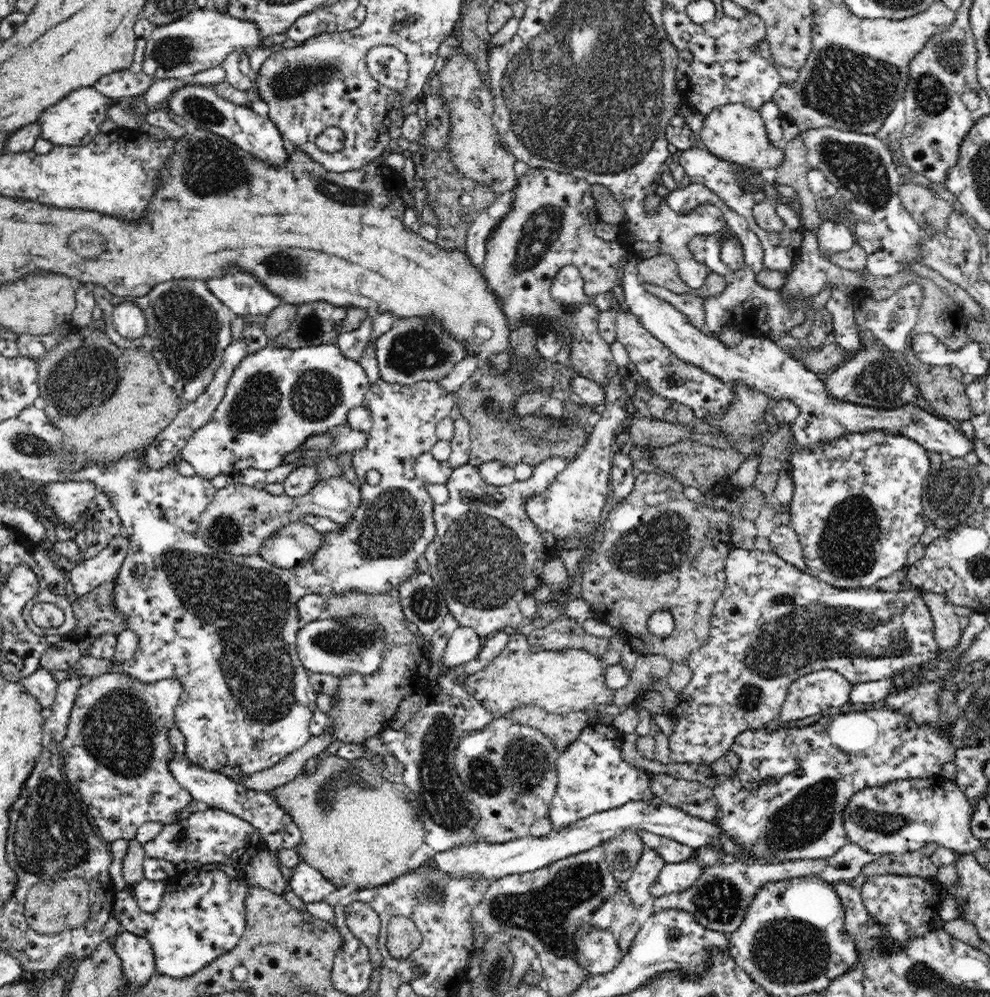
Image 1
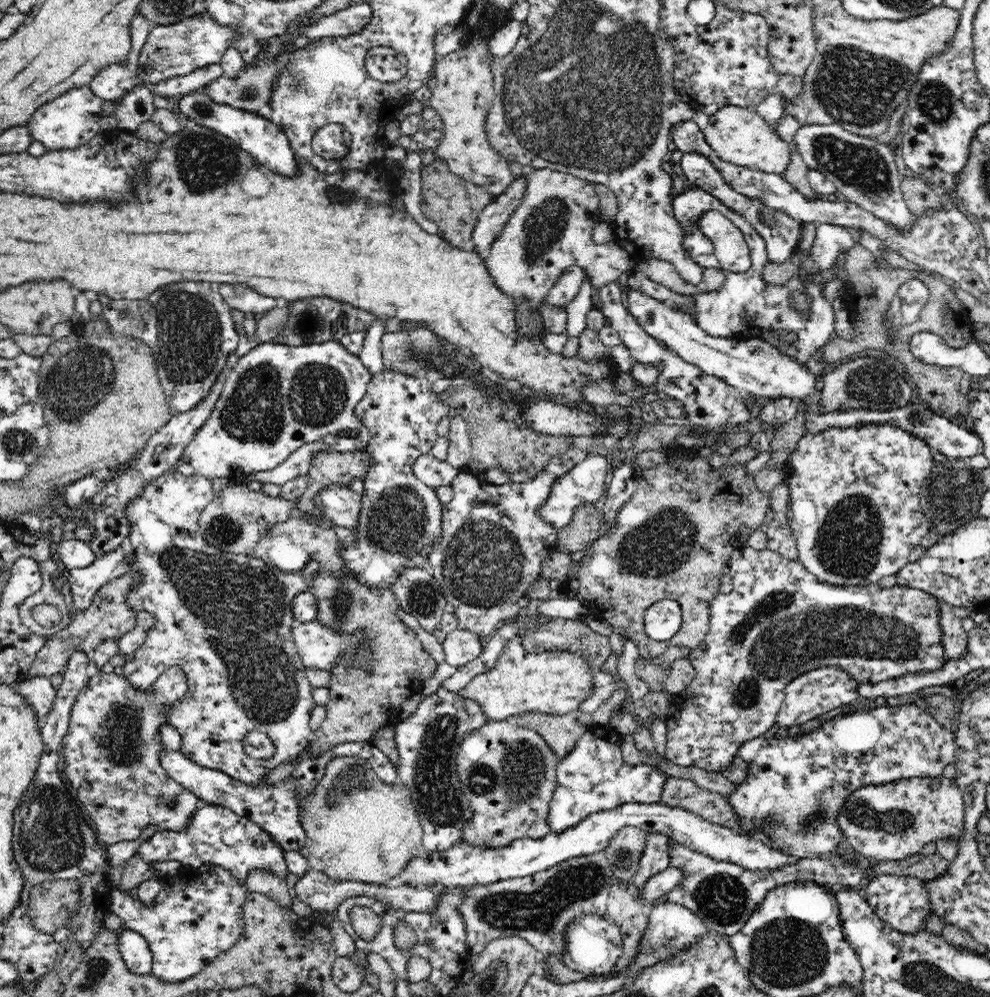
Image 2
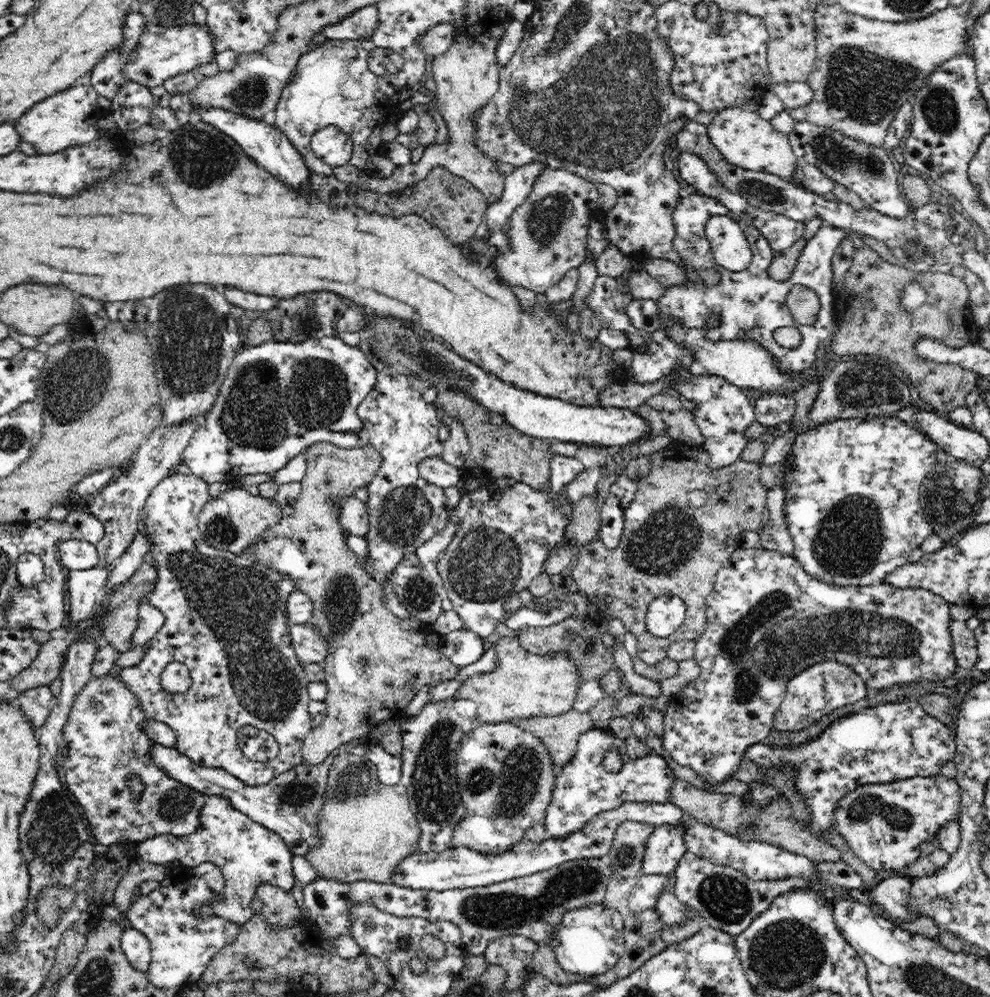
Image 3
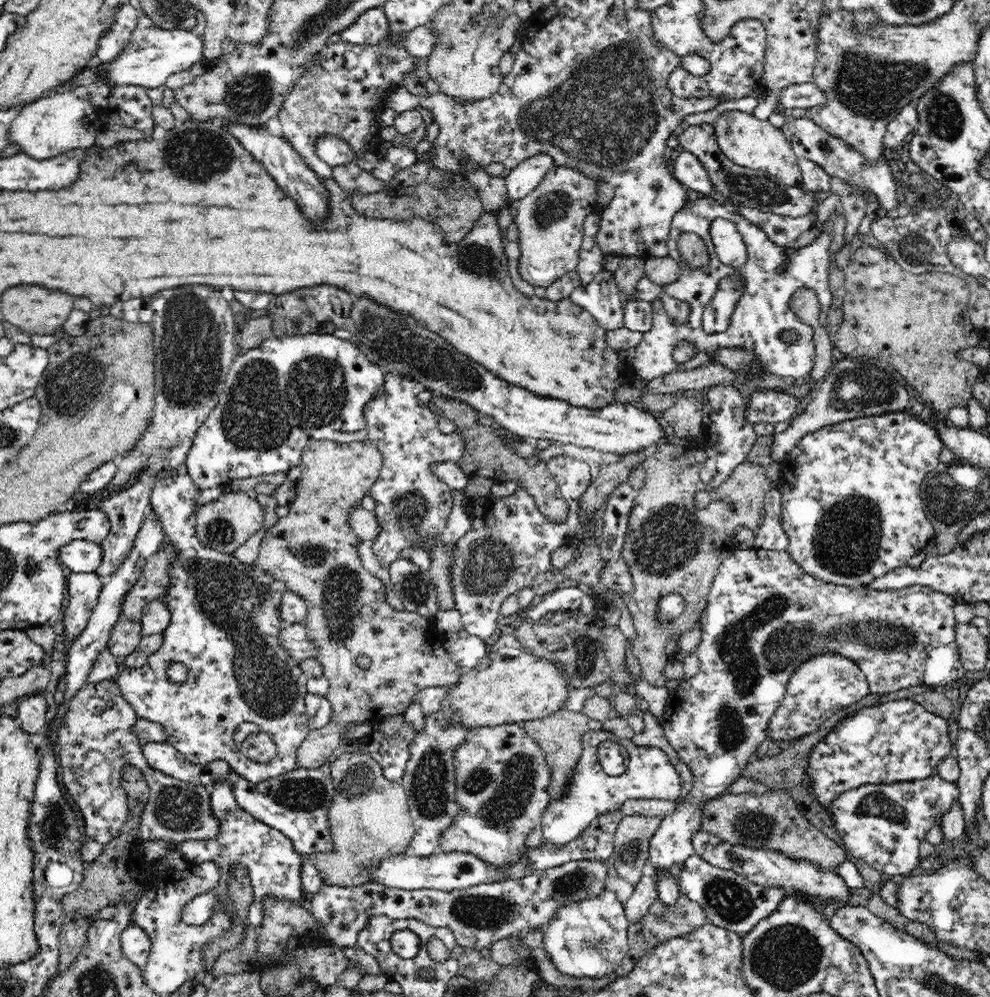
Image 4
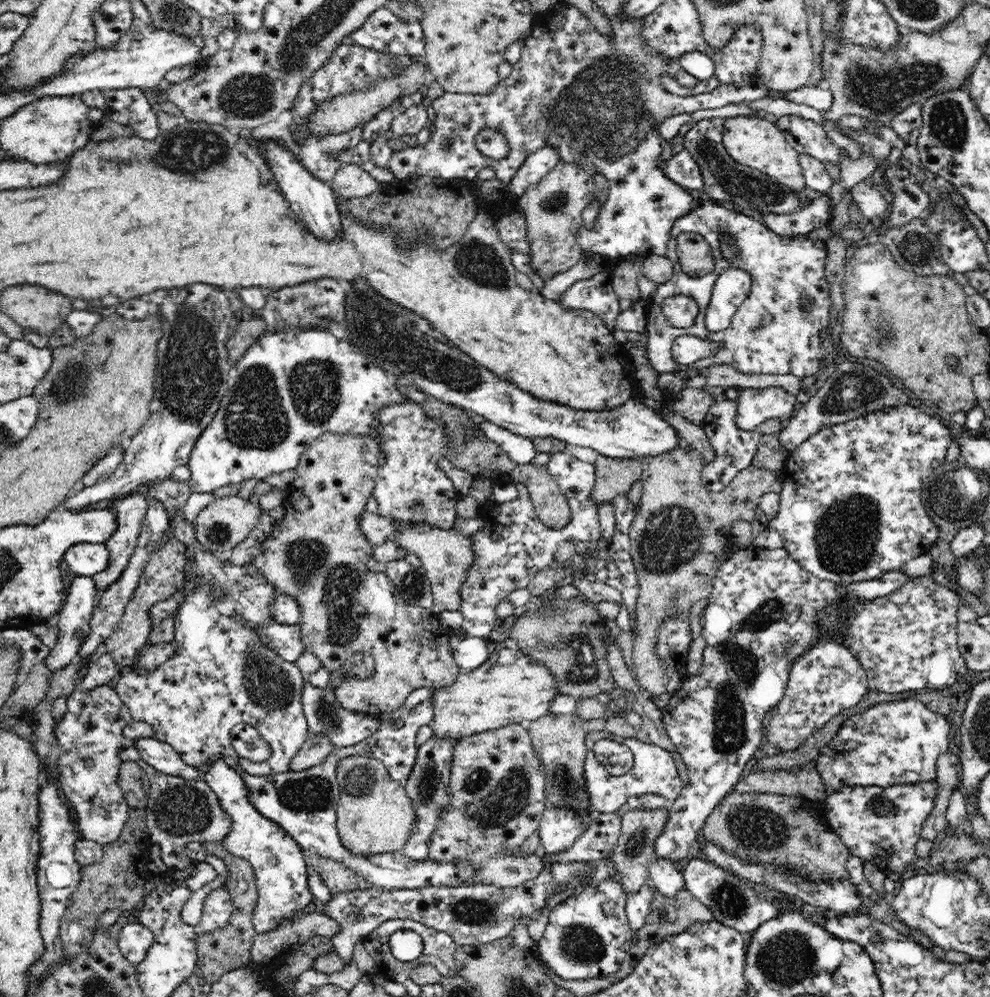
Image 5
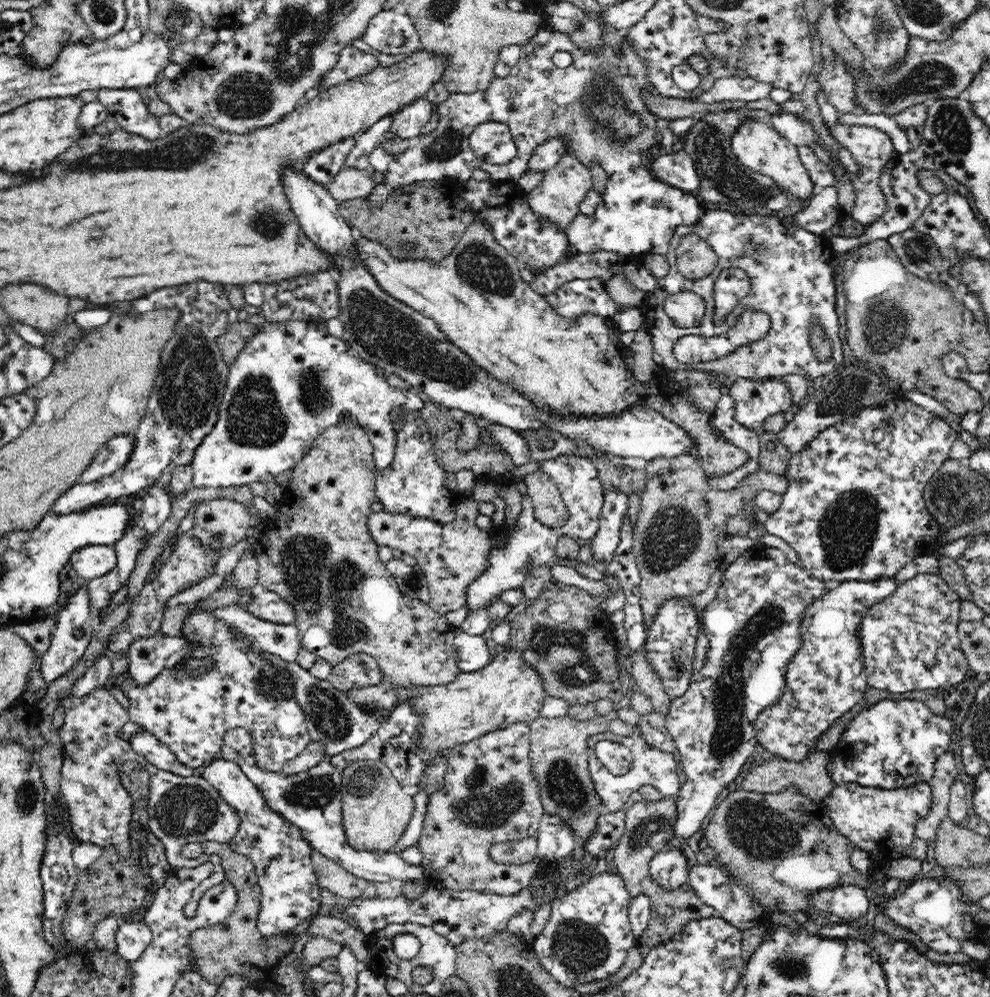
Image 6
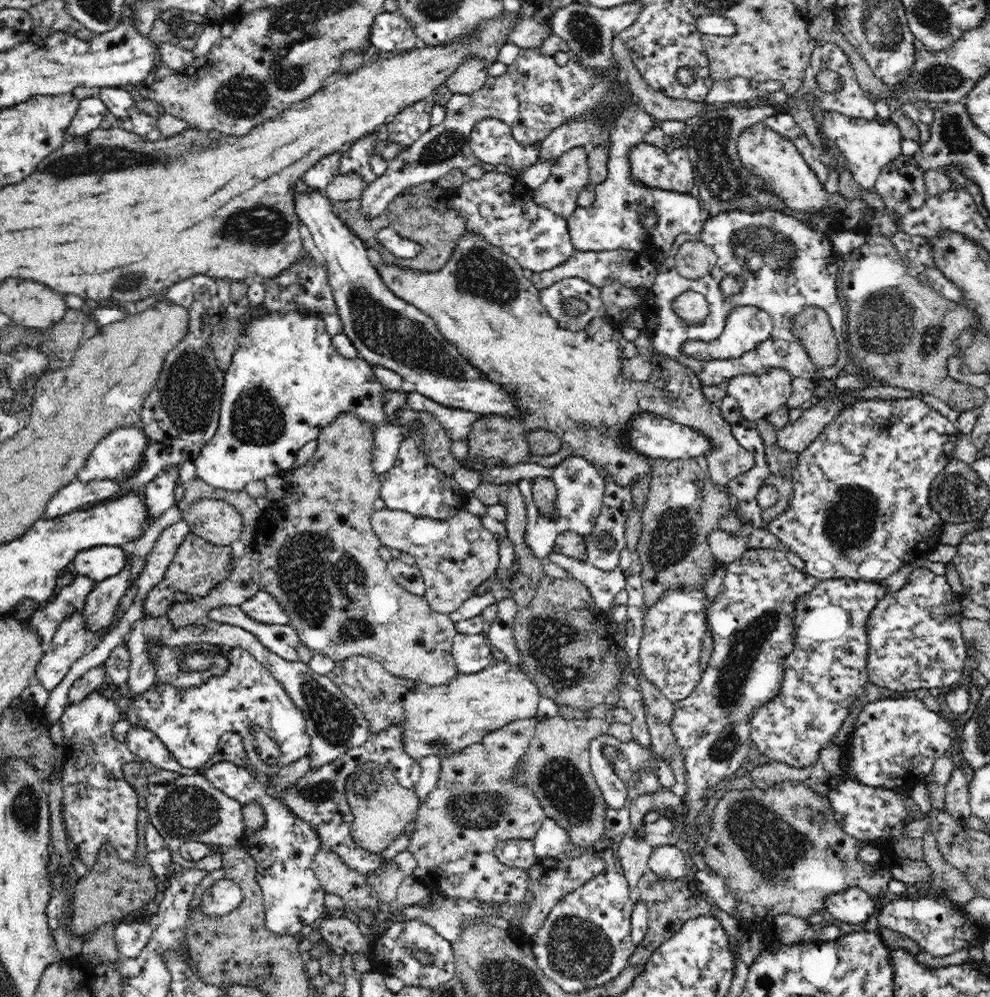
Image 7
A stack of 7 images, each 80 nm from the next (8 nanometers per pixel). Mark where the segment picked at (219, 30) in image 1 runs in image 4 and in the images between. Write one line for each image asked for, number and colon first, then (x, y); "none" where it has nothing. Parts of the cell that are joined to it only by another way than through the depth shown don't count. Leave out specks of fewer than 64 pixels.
2: (173, 50)
3: (162, 52)
4: (152, 54)

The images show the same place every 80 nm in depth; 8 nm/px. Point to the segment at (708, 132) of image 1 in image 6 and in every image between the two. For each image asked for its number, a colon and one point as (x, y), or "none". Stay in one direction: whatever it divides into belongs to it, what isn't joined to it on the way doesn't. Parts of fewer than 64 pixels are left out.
2: (739, 135)
3: (744, 138)
4: (746, 140)
5: (755, 142)
6: (757, 145)

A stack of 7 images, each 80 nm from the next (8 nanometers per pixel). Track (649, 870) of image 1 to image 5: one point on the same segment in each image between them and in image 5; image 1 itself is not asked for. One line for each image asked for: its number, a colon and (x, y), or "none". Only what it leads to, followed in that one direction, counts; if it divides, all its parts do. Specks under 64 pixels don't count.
2: (656, 858)
3: (666, 845)
4: (764, 616)
5: (760, 616)

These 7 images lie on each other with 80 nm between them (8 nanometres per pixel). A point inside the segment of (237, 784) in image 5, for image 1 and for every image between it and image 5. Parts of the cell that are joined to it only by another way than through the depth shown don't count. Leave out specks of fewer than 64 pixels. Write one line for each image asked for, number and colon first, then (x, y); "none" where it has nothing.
1: (214, 836)
2: (216, 835)
3: (249, 856)
4: (274, 866)

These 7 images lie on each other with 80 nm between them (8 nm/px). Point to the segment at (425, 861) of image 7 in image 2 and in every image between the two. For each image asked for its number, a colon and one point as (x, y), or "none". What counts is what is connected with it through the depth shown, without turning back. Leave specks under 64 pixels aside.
2: (508, 773)
3: (507, 779)
4: (502, 779)
5: (497, 793)
6: (489, 795)

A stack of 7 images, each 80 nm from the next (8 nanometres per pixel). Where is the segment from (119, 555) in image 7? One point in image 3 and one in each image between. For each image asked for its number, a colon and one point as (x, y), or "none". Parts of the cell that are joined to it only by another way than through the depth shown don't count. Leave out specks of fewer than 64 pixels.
3: (77, 555)
4: (85, 556)
5: (85, 559)
6: (91, 562)

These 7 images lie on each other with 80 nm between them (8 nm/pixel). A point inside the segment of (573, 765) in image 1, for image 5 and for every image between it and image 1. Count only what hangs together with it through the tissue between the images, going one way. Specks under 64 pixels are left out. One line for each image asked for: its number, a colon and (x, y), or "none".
2: (594, 777)
3: (584, 789)
4: (592, 793)
5: (654, 772)

